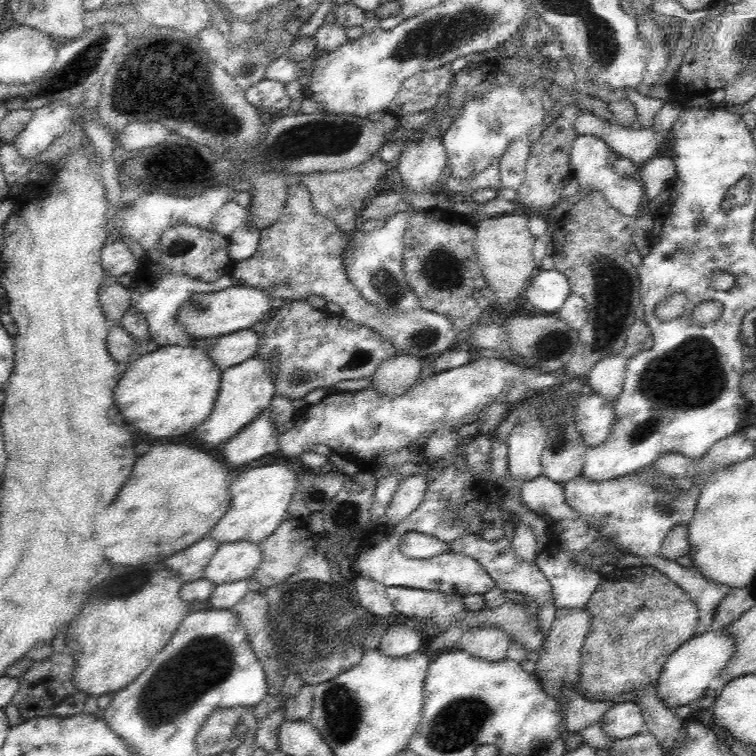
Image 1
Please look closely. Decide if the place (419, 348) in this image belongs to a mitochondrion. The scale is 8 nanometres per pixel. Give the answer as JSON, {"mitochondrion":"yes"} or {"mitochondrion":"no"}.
{"mitochondrion":"no"}

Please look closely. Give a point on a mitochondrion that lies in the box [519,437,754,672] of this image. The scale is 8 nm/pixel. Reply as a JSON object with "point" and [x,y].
{"point":[664,507]}

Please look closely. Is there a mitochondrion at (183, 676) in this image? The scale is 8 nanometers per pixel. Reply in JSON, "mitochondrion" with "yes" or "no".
{"mitochondrion":"yes"}

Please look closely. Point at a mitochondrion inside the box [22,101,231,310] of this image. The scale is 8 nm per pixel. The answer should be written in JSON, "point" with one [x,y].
{"point":[178,246]}

